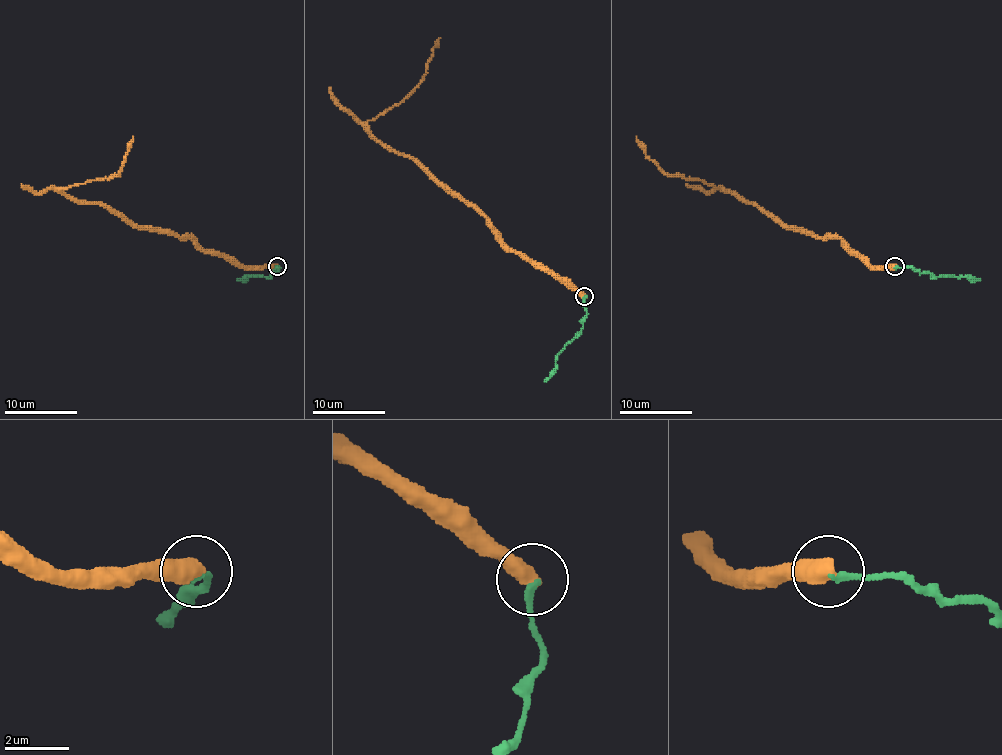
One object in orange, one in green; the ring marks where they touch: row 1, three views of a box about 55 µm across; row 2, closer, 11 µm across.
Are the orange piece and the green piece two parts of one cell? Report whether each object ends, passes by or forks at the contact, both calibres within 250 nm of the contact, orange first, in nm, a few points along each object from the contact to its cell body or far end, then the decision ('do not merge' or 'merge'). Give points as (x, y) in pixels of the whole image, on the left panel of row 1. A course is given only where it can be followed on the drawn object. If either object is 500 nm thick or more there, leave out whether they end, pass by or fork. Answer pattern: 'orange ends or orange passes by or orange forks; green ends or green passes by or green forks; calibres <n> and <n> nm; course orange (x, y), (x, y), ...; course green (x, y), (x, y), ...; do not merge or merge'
calibres 550 and 240 nm; course orange (277, 266), (237, 266), (191, 238), (133, 227), (63, 193), (118, 174), (133, 136); course green (277, 268), (275, 273), (237, 280); do not merge

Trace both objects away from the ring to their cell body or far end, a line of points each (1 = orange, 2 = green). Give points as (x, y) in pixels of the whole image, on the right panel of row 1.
1: (894, 266), (870, 266), (839, 238), (817, 238), (784, 227), (731, 193), (665, 174), (636, 136)
2: (894, 268), (914, 268), (927, 273), (980, 280)

